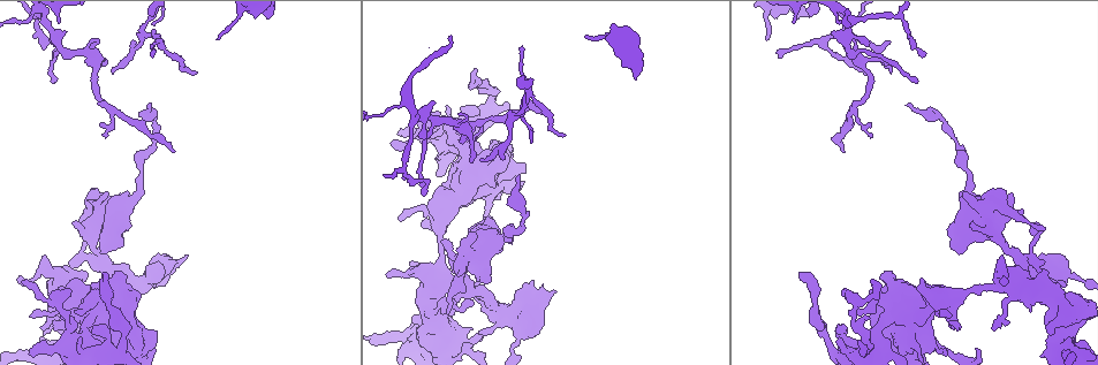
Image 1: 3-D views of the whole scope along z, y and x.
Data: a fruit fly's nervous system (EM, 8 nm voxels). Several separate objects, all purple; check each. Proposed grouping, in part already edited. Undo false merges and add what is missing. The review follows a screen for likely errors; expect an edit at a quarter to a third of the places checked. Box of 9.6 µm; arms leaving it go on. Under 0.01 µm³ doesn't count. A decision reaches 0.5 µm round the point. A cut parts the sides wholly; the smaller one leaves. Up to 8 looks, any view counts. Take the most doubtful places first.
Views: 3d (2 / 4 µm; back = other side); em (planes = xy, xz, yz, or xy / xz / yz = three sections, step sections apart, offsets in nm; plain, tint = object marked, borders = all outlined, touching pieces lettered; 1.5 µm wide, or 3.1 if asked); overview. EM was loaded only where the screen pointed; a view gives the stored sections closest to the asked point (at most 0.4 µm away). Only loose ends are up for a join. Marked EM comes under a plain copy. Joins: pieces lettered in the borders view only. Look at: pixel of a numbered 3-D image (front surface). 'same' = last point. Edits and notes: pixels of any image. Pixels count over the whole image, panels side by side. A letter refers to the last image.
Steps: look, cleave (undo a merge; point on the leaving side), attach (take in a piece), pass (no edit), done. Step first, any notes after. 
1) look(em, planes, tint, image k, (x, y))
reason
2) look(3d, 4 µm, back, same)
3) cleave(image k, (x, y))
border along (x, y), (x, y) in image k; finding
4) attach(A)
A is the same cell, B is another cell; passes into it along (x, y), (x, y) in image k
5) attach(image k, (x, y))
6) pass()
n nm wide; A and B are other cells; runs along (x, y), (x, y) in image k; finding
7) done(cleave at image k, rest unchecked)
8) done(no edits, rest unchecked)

look(3d, 2 µm, back, image 1, (149, 34))
looks like a crossing

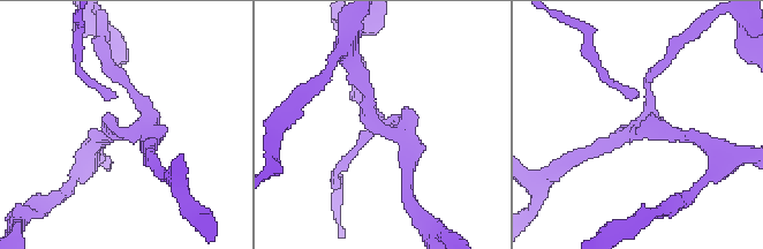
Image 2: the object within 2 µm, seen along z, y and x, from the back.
look(em, planes, tint, image 2, (641, 130))
4 arms

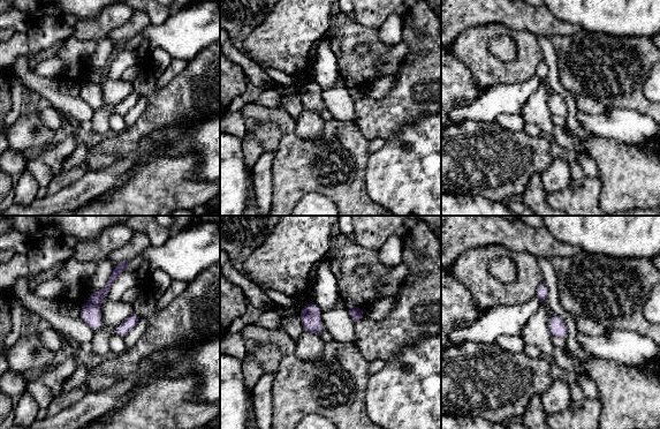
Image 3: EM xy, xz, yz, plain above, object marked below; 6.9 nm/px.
look(em, planes, borders, same)

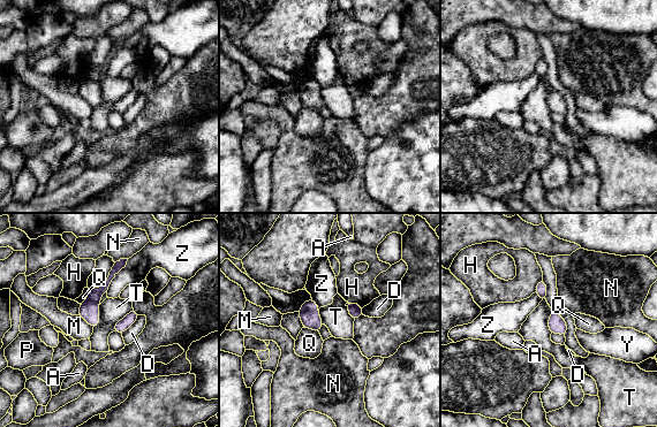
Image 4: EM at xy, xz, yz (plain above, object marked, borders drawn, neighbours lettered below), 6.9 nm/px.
cleave(image 4, (89, 310))
A, D, H, M, N, P, Q, T, Y and Z are other cells; border along (89, 298), (98, 304) in image 4; two neurons meet here

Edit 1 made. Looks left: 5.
look(3d, 2 µm, image 1, (421, 222))
free end

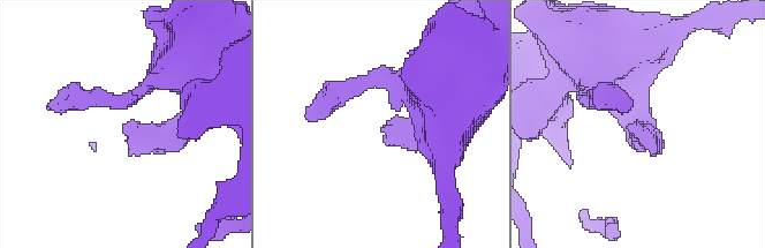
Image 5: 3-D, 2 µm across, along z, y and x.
look(em, xy, step 4, borders, image 5, (123, 124))

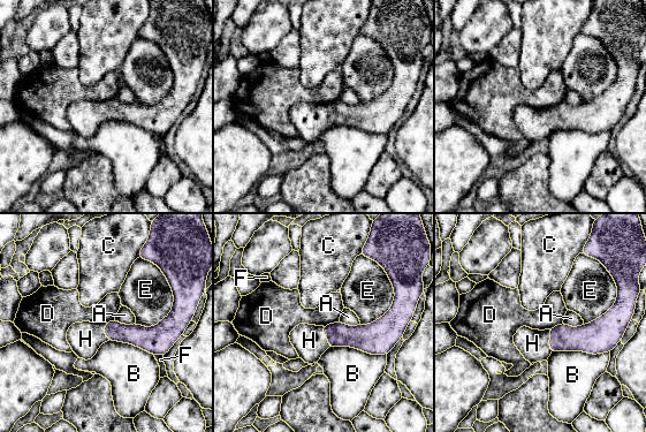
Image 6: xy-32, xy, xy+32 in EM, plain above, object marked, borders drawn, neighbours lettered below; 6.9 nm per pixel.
look(em, planes, borders, same)

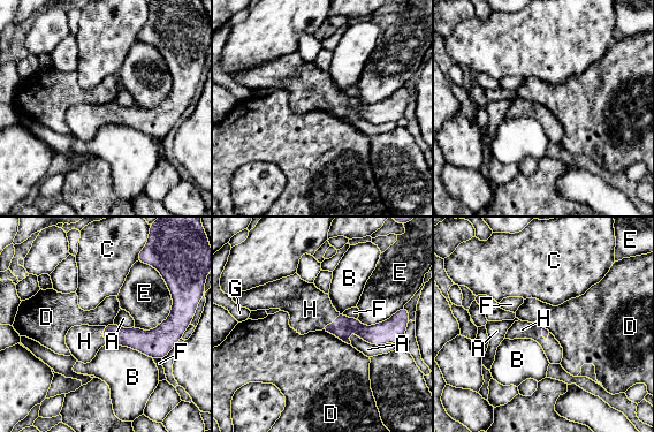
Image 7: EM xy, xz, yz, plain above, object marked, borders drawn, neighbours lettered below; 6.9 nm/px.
attach(image 7, (310, 309))
H is the same cell, A, B, C, D, E, F and G are other cells; it goes on there

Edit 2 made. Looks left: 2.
look(em, xy, step 4, borders, image 1, (106, 137))
free end

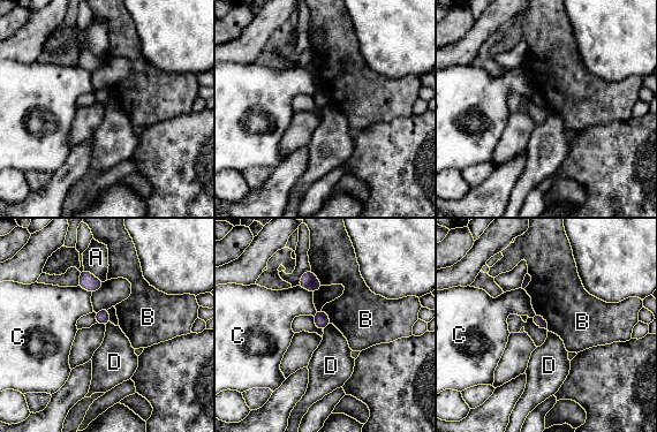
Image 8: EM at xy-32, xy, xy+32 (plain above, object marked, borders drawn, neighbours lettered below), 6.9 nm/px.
pass()
A, B, C and D are other cells; border along (331, 324), (323, 330) in image 8; no lettered piece goes on from it

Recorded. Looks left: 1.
done(cleave at image 4, attach at image 7, rest unchecked)

